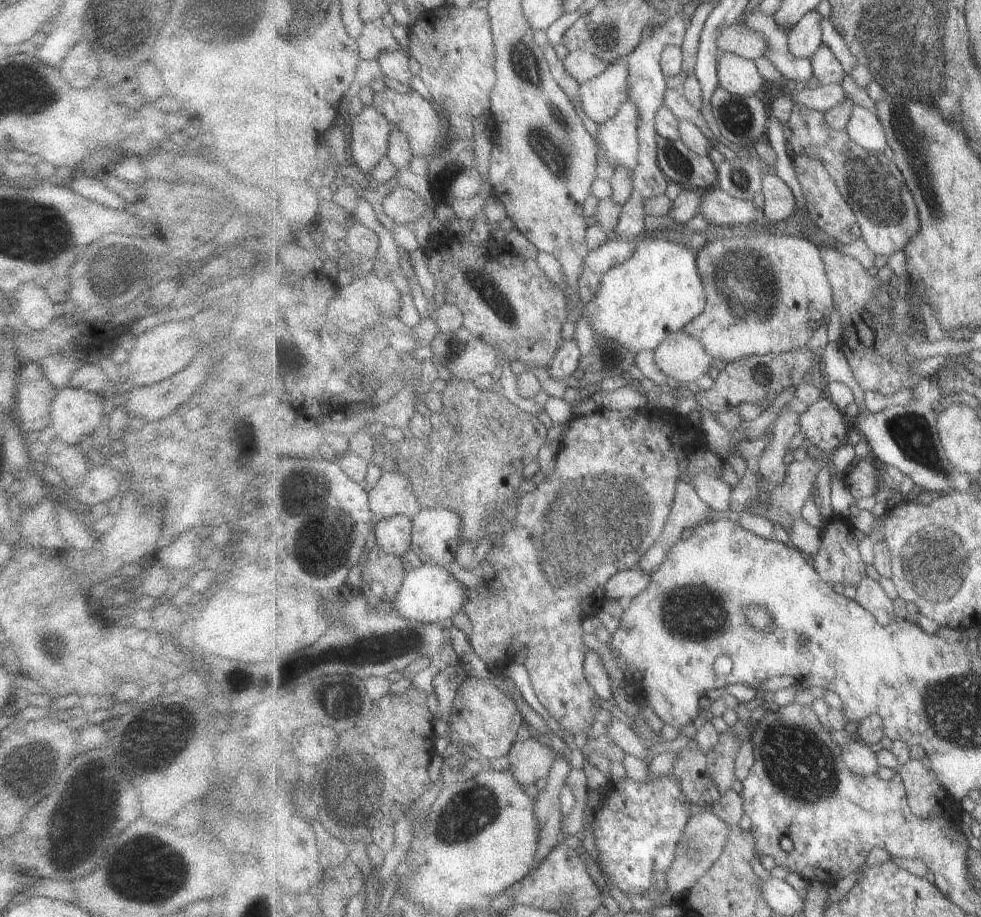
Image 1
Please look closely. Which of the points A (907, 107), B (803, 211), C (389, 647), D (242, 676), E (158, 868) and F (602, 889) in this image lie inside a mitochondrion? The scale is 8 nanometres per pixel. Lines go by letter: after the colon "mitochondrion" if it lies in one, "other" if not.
A: mitochondrion
B: other
C: mitochondrion
D: mitochondrion
E: mitochondrion
F: other

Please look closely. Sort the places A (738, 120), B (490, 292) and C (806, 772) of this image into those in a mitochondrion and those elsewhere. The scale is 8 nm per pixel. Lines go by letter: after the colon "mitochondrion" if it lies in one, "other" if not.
A: mitochondrion
B: mitochondrion
C: mitochondrion

